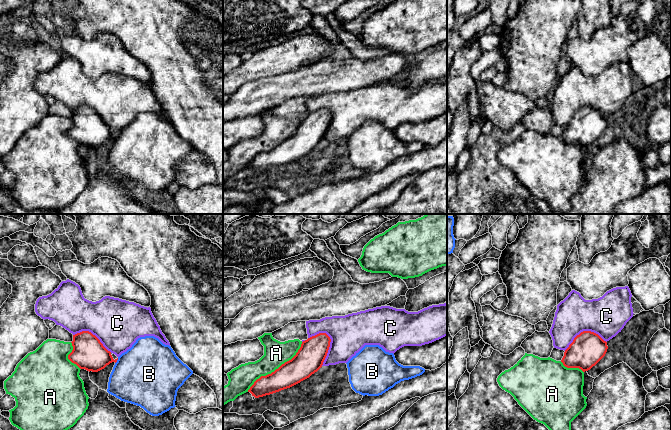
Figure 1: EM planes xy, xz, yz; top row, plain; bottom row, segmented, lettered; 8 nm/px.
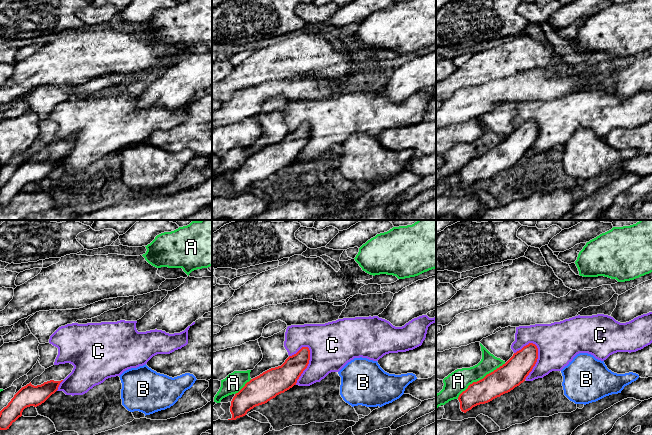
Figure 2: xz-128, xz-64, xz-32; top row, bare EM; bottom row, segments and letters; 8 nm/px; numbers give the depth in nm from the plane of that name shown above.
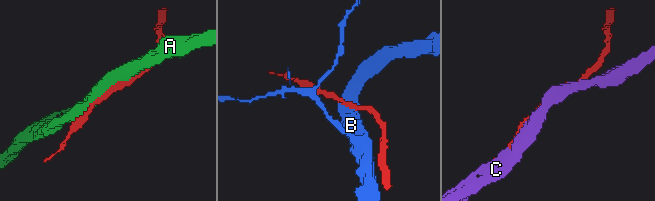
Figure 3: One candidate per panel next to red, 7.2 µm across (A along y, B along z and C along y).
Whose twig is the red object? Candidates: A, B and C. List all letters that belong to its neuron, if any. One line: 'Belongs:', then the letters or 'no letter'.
Belongs: C

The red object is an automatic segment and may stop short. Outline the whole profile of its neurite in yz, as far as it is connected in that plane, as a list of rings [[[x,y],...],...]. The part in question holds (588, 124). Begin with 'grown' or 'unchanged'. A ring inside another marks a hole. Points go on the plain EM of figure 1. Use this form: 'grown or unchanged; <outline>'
unchanged; [[[583,107],[574,114],[565,126],[561,138],[567,144],[579,144],[585,148],[605,132],[607,125],[607,118],[598,110]]]

